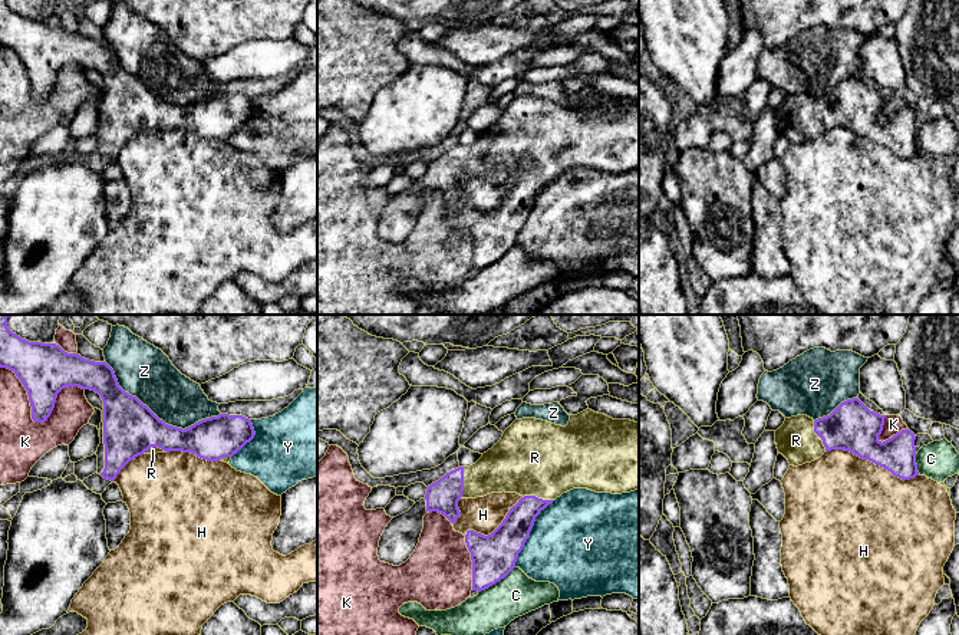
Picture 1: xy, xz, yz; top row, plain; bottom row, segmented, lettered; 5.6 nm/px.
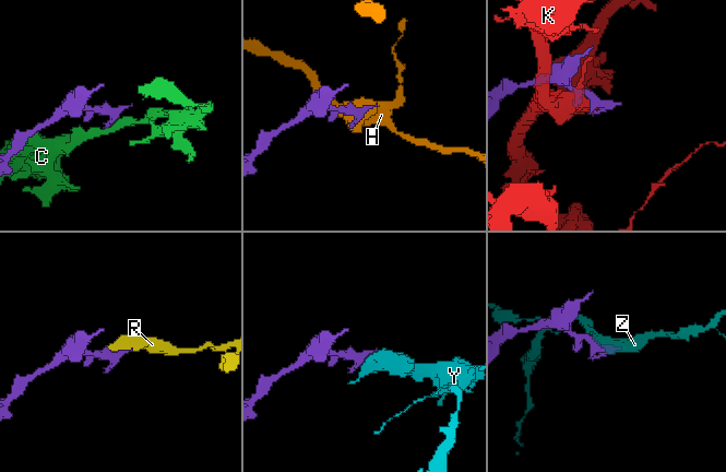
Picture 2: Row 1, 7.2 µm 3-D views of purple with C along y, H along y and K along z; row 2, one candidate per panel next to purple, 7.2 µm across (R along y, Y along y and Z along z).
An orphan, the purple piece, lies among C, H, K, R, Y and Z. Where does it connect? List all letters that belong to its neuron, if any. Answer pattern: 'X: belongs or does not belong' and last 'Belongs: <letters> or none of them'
C: does not belong
H: does not belong
K: does not belong
R: belongs
Y: does not belong
Z: does not belong
Belongs: R

